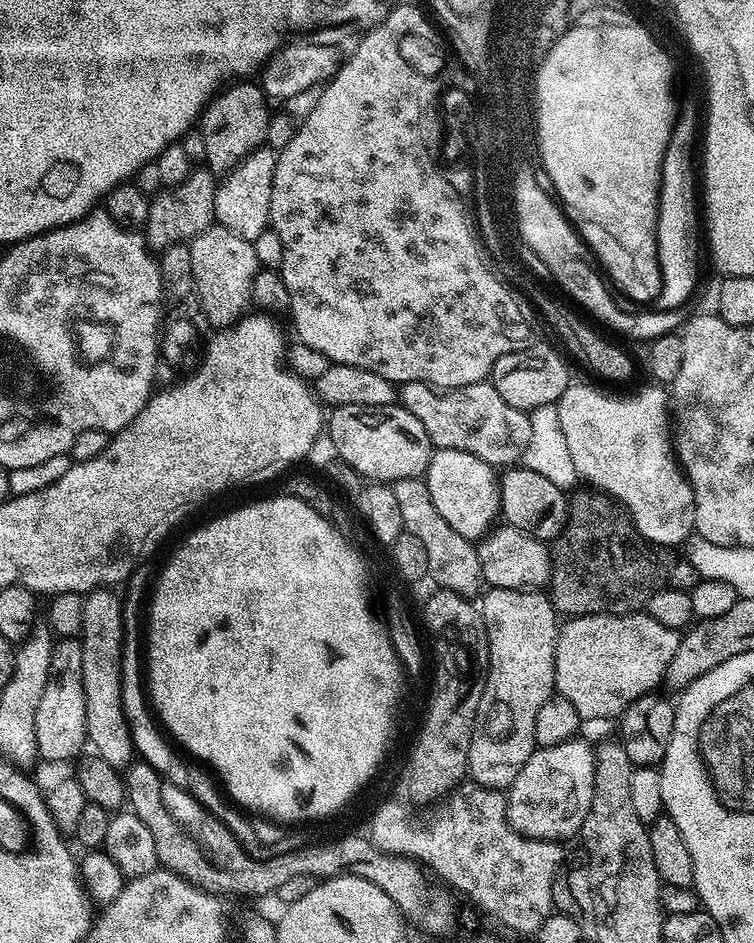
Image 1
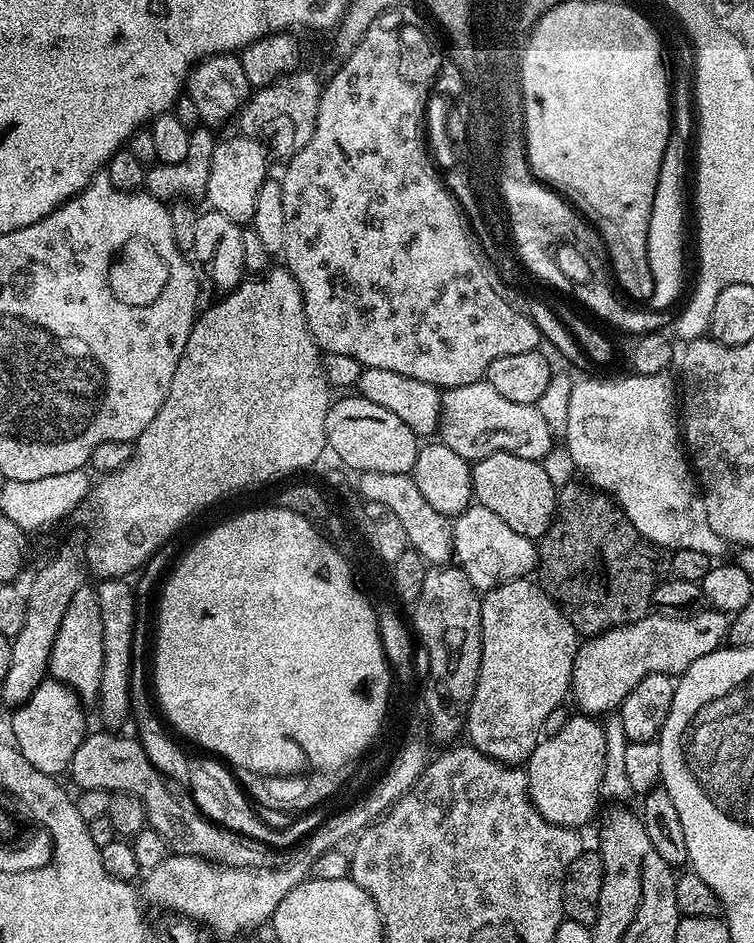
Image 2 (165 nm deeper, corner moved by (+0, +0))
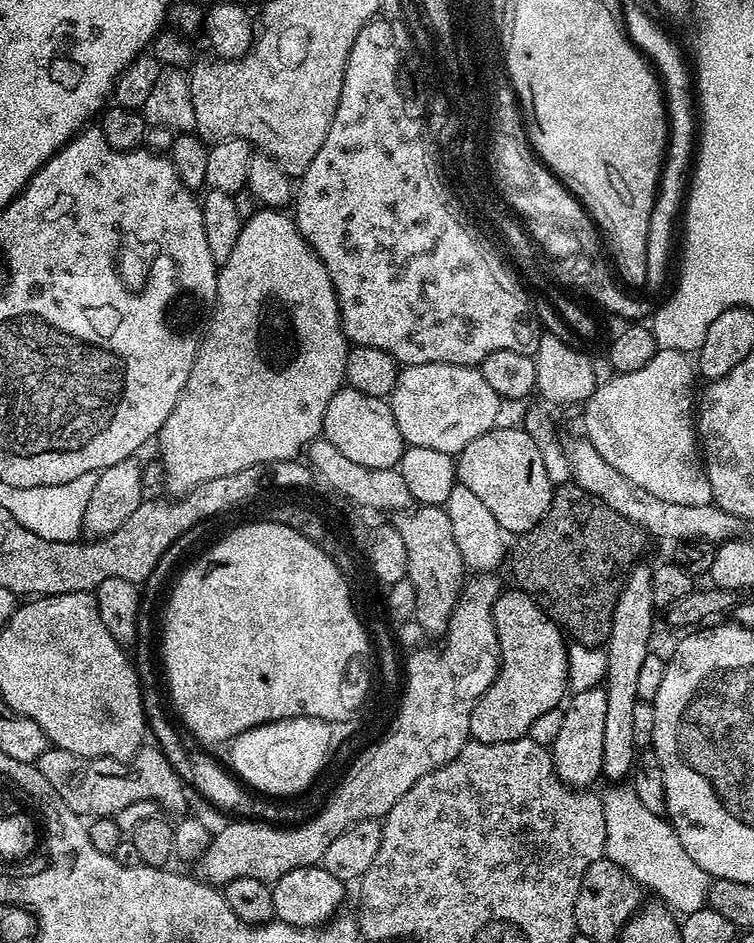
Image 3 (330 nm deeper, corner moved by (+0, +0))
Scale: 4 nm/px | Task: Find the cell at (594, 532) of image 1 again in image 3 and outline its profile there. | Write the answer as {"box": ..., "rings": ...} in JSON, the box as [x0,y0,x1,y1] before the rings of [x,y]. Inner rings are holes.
{"box":[510,482,646,648],"rings":[[[567,482],[553,491],[550,510],[546,510],[542,522],[517,540],[520,541],[510,548],[515,587],[525,592],[575,643],[591,648],[607,645],[618,594],[628,573],[641,563],[646,533],[630,518],[622,518],[622,514],[596,500],[594,494],[582,490],[575,482]]]}

